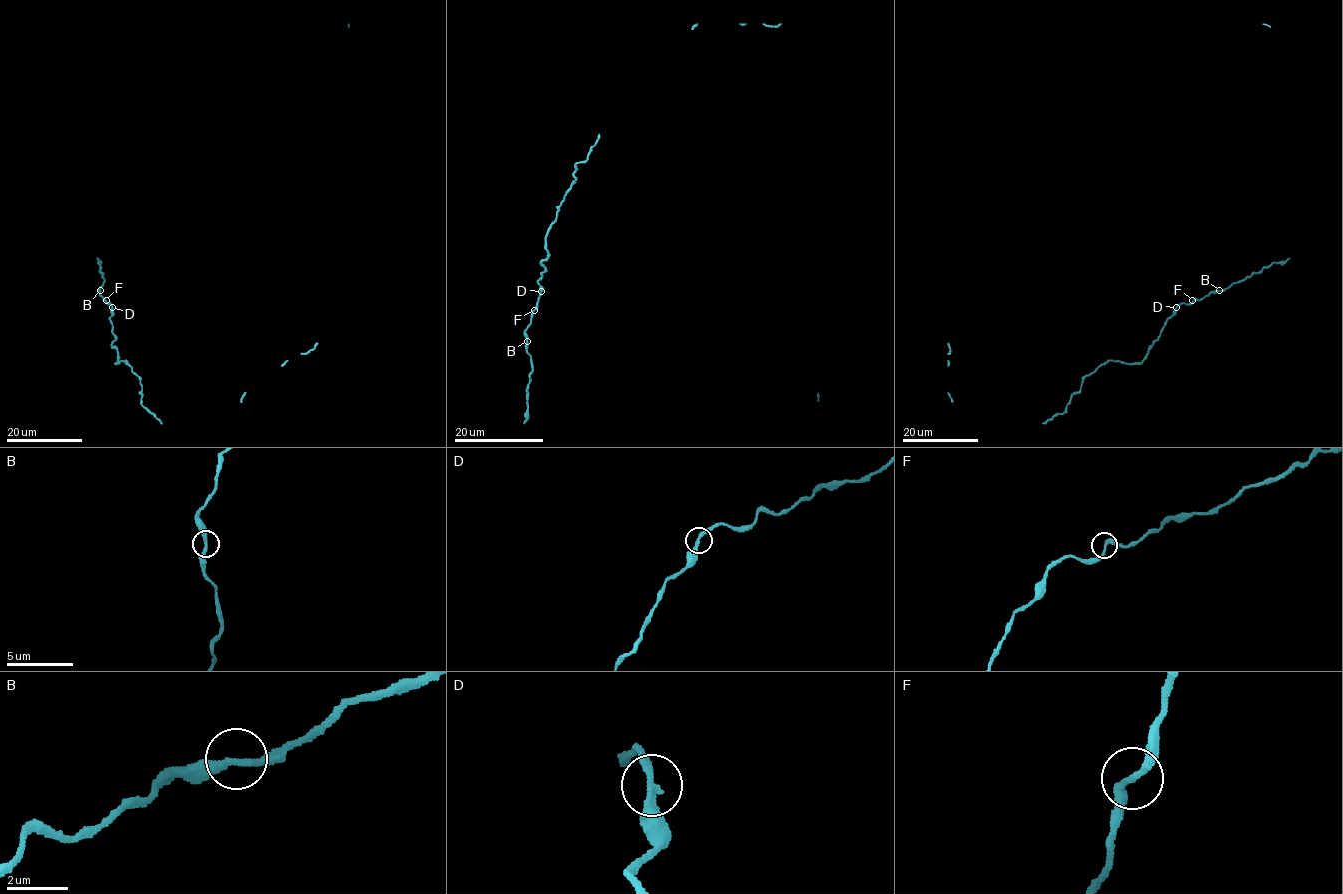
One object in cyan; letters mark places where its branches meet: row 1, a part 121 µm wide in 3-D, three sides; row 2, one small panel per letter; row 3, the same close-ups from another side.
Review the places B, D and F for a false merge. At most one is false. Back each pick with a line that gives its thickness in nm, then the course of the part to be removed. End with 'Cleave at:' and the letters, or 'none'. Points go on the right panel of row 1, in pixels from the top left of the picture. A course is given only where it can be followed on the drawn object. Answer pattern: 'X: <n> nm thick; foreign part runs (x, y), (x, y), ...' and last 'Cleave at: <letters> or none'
Cleave at: none

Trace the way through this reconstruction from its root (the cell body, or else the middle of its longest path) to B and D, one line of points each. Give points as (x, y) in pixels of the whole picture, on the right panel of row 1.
B: (1193, 300), (1219, 290)
D: (1193, 300), (1176, 307)

